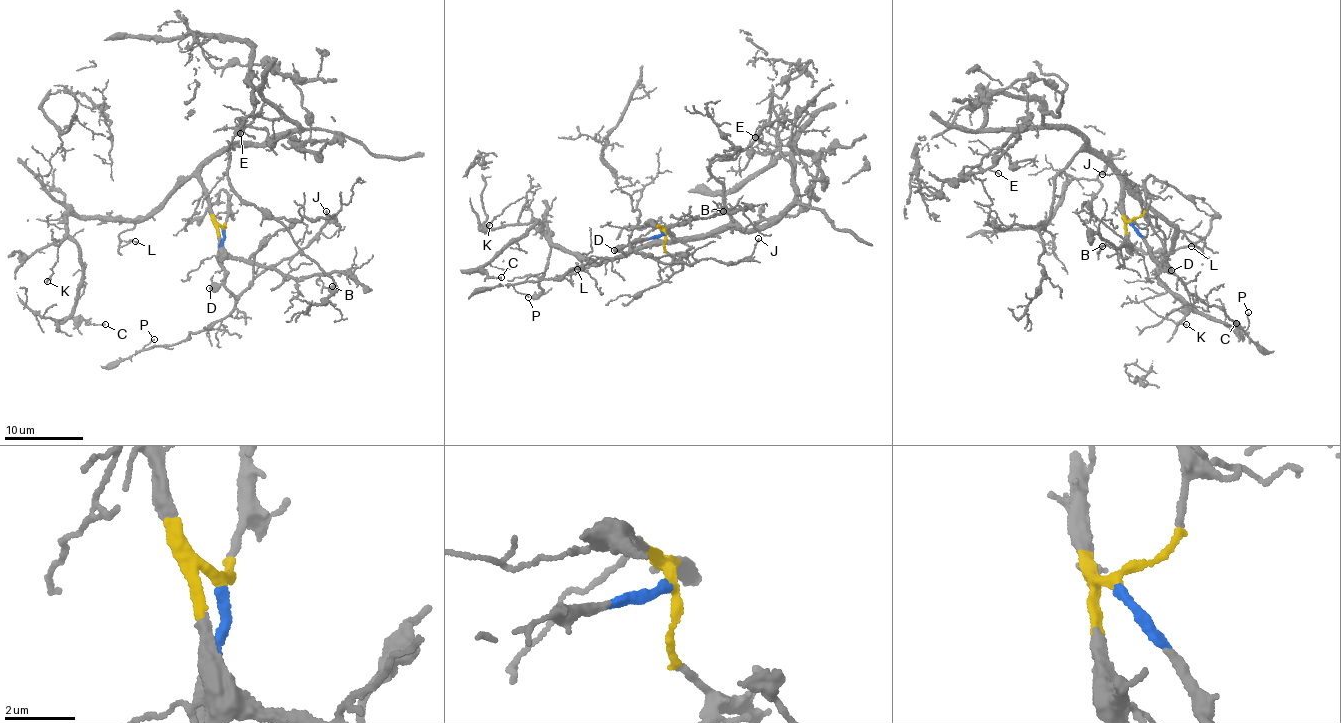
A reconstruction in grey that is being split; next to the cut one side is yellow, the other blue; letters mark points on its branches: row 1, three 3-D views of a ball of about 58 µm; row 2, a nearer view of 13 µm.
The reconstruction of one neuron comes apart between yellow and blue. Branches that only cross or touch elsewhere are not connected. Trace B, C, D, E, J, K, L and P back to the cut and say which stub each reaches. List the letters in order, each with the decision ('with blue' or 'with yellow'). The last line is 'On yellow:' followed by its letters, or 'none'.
B: with yellow
C: with yellow
D: with blue
E: with yellow
J: with blue
K: with yellow
L: with yellow
P: with blue
On yellow: B, C, E, K, L

